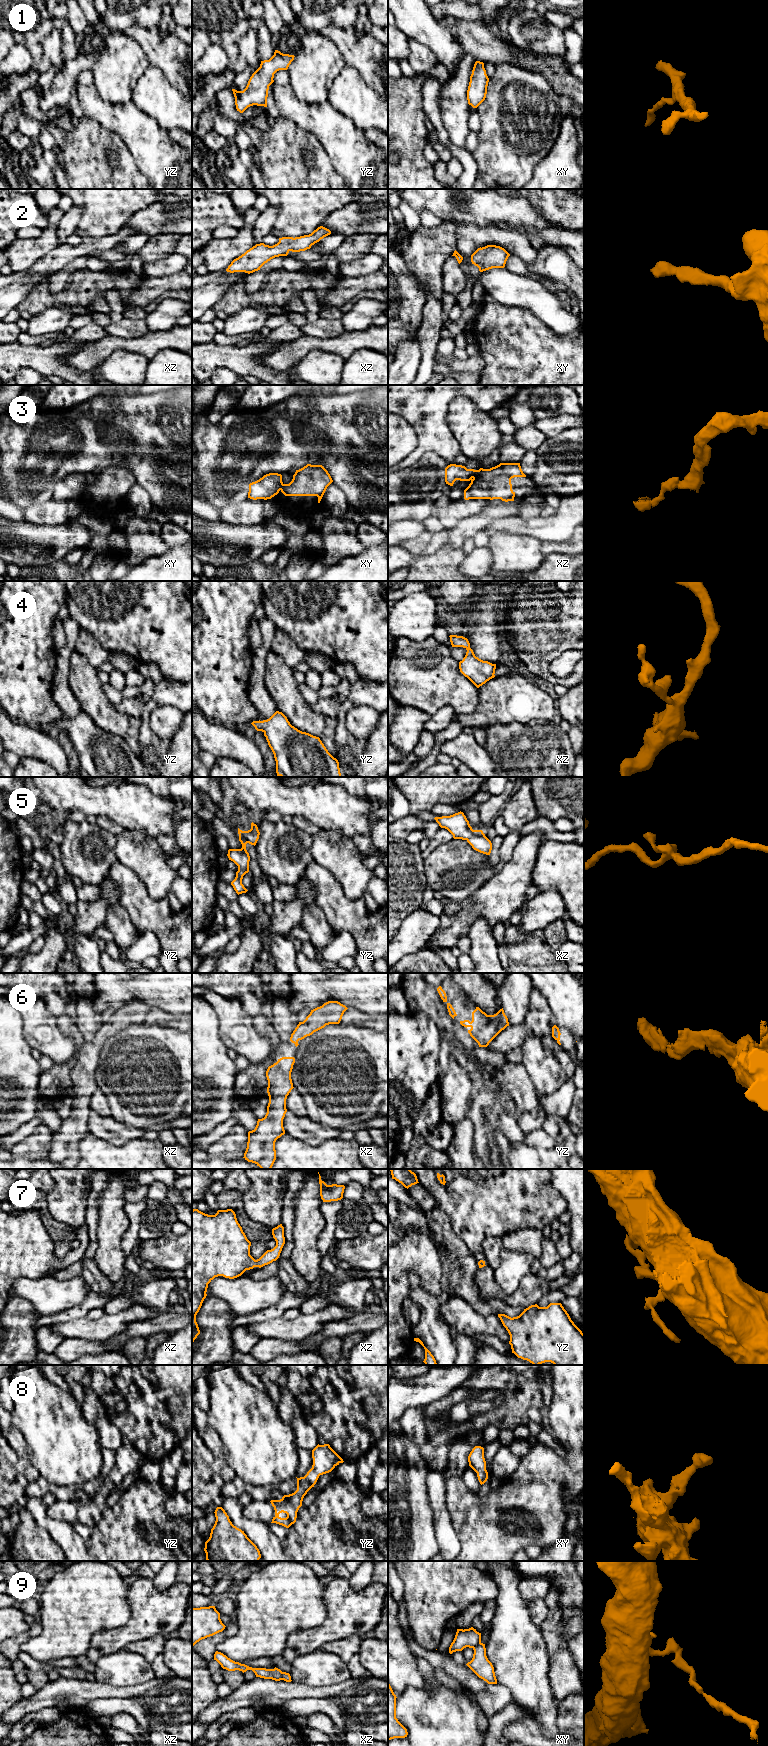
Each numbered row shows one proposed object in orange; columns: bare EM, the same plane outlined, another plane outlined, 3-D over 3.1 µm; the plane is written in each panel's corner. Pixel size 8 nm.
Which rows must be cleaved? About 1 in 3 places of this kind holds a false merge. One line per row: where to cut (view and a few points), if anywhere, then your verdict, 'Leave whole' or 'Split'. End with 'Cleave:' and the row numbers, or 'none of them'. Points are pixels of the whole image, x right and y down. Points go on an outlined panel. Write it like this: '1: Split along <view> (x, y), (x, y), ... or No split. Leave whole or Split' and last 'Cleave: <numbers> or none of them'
1: No split. Leave whole
2: No split. Leave whole
3: Split along xz (478, 470), (470, 479). Split
4: No split. Leave whole
5: No split. Leave whole
6: No split. Leave whole
7: No split. Leave whole
8: No split. Leave whole
9: Split along xz (281, 1672), (282, 1679). Split
Cleave: 3, 9

